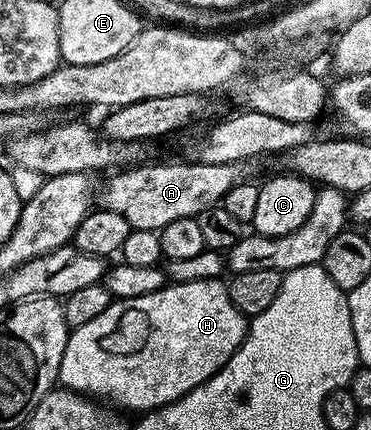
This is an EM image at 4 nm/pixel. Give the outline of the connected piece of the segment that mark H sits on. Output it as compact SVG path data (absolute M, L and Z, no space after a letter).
M204 279L196 283L180 283L179 281L167 283L160 291L152 291L152 295L140 295L136 299L124 299L123 301L111 300L108 308L100 315L96 315L96 319L92 319L92 323L84 323L84 327L73 330L64 347L64 359L60 359L58 381L74 393L85 393L91 398L102 403L109 403L119 410L131 409L134 413L148 412L147 414L149 414L151 411L163 409L165 405L171 405L176 399L180 399L188 391L200 387L200 383L204 383L212 375L216 375L216 371L220 371L220 367L224 367L224 363L228 363L228 359L232 359L232 355L244 343L247 328L248 318L236 307L236 303L232 303L230 290L225 280Z

